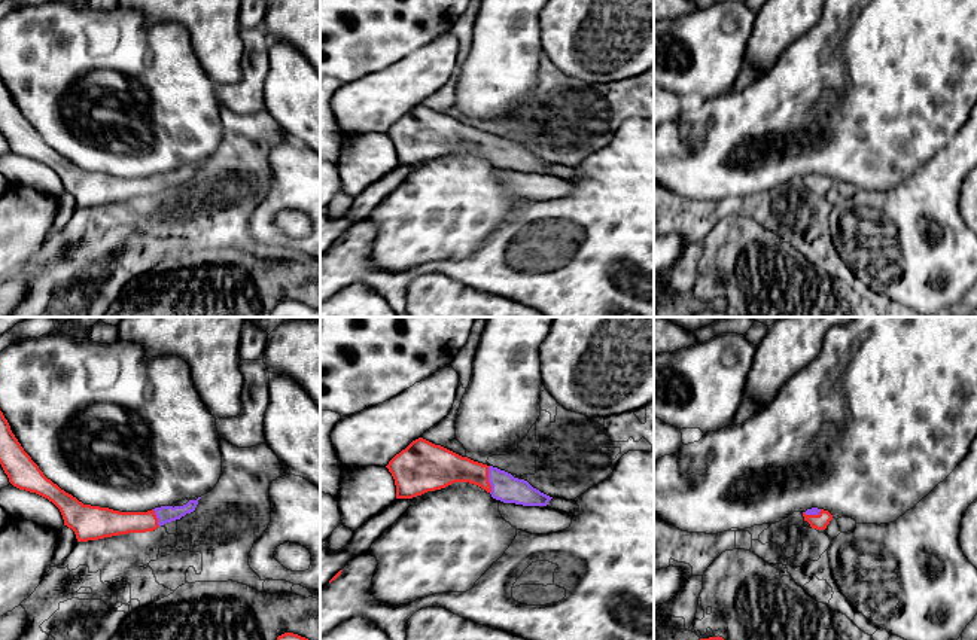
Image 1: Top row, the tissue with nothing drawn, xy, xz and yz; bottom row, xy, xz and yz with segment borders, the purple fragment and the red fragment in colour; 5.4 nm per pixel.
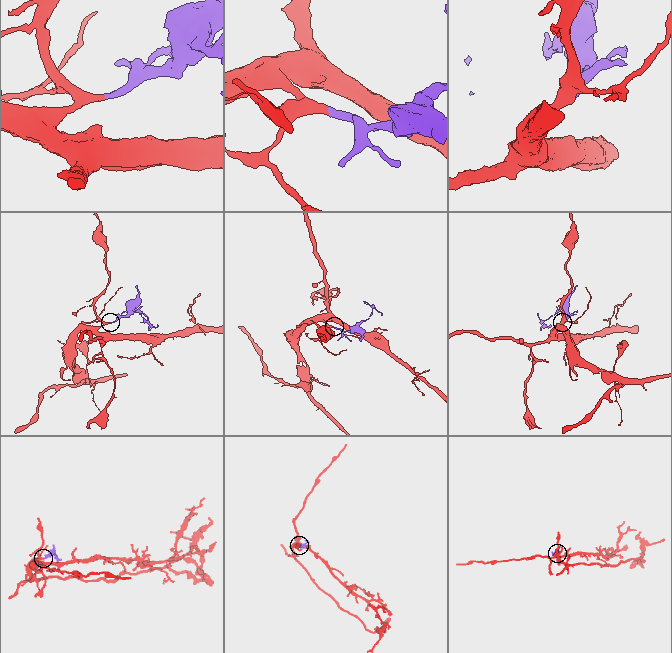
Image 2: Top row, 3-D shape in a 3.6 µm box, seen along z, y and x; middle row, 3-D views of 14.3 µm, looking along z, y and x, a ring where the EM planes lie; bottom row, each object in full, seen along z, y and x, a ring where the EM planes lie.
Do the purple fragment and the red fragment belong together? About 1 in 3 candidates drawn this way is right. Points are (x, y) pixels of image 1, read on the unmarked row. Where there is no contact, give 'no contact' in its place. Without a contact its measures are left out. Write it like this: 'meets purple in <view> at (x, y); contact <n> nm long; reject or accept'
meets purple in xz at (489, 146); contact 150 nm long; accept

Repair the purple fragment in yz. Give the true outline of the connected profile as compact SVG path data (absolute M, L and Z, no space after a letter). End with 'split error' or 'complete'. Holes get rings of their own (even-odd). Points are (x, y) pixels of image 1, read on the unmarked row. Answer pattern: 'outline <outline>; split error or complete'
outline M812 174L803 179L804 188L810 191L812 195L825 196L833 182L828 177Z; split error

